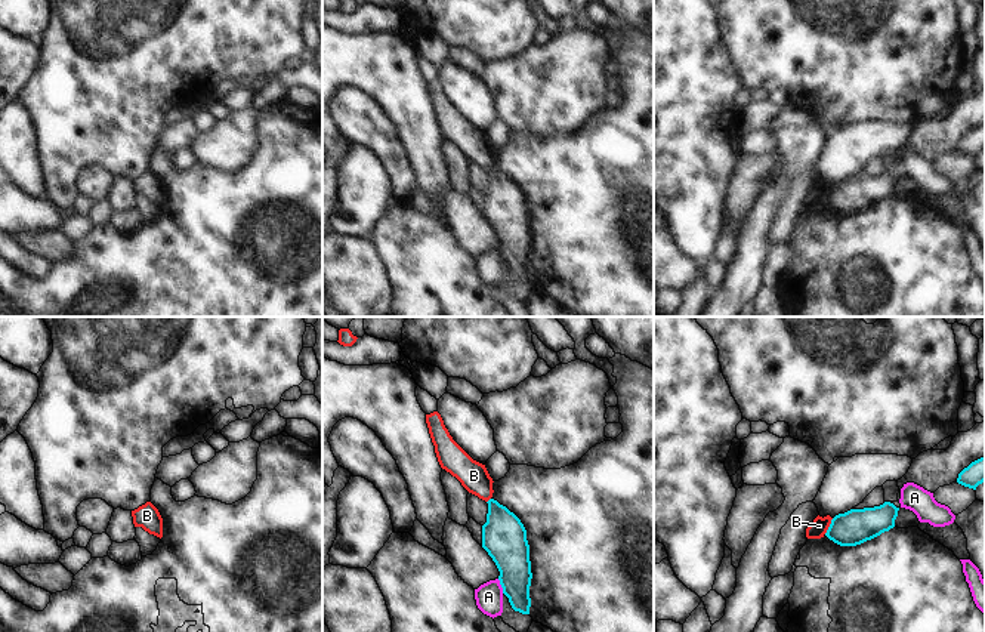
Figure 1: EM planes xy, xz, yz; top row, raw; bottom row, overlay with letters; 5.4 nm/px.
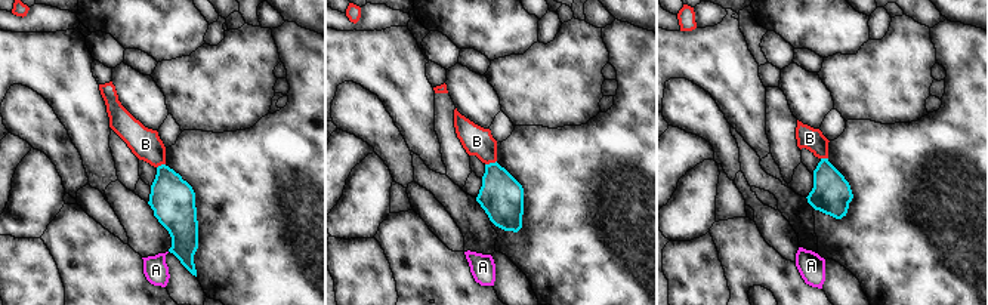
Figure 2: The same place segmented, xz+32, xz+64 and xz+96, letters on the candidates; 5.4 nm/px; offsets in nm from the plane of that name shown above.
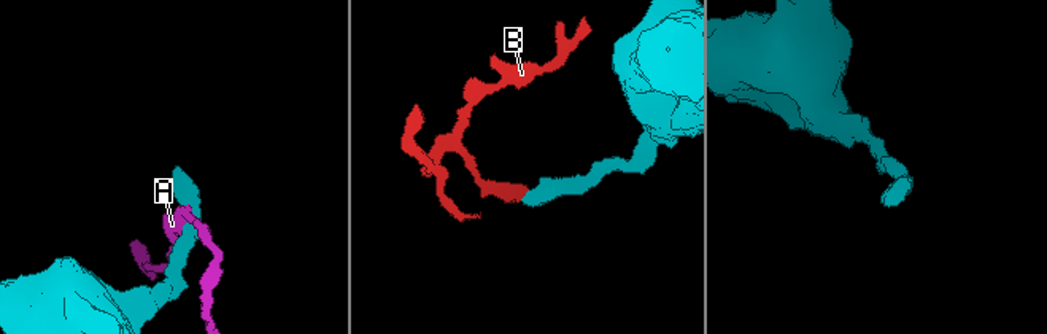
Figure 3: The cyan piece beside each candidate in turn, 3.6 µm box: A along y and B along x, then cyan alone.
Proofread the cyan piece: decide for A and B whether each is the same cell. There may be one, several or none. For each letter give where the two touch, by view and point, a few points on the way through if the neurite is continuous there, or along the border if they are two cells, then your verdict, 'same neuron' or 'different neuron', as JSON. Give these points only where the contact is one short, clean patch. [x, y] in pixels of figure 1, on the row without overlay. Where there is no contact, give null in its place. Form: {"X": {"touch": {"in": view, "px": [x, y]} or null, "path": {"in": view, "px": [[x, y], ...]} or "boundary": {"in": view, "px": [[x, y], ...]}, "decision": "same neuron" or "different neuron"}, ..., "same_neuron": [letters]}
{"A": {"touch": {"in": "xz", "px": [502, 255]}, "boundary": {"in": "xz", "px": [[497, 247], [503, 261]]}, "decision": "different neuron"}, "B": {"touch": {"in": "yz", "px": [830, 194]}, "boundary": {"in": "yz", "px": [[833, 187], [824, 202]]}, "decision": "different neuron"}, "same_neuron": []}

